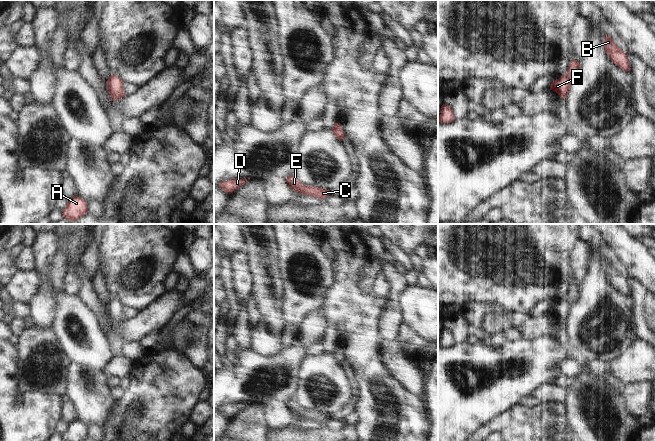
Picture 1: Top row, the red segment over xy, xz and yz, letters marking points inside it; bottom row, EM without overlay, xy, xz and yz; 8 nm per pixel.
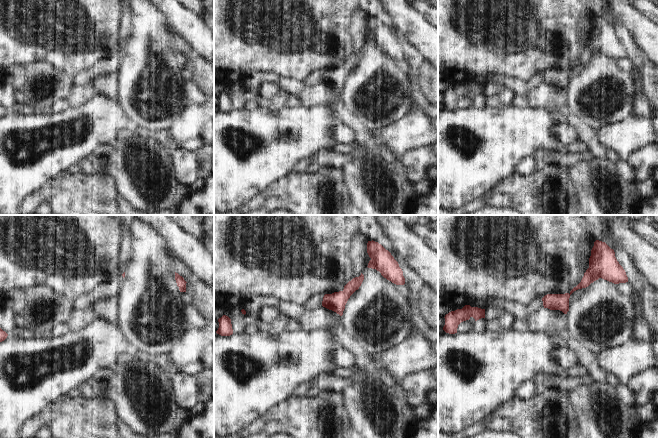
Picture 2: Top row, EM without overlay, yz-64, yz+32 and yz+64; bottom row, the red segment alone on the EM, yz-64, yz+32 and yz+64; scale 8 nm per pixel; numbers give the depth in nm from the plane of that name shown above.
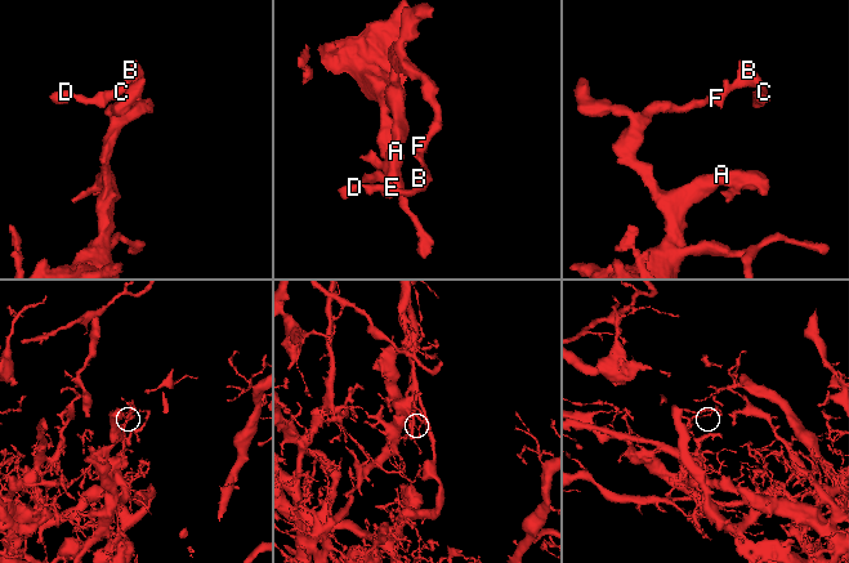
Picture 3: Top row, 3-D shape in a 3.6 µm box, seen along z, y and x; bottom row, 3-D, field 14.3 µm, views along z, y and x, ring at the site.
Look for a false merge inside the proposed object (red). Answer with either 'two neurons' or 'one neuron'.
one neuron

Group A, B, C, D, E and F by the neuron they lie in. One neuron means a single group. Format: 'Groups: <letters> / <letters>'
Groups: A B C D E F.

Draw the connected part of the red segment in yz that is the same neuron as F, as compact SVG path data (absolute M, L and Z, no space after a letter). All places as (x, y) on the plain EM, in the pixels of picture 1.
M571 284L567 293L567 298L562 299L557 304L554 304L551 307L550 314L556 316L559 321L563 322L566 325L571 307L573 303L578 299L580 294L581 288L576 284Z

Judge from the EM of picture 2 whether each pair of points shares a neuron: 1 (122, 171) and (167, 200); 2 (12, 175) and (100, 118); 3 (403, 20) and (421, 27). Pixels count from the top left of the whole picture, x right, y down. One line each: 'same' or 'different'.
1: same
2: same
3: same

